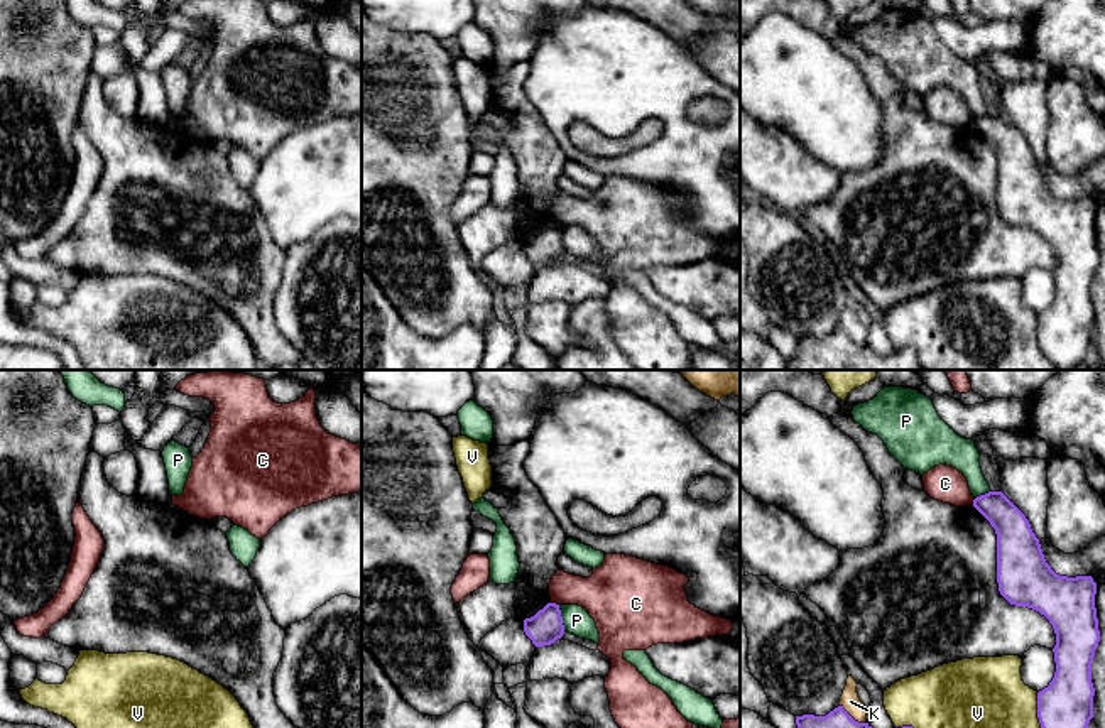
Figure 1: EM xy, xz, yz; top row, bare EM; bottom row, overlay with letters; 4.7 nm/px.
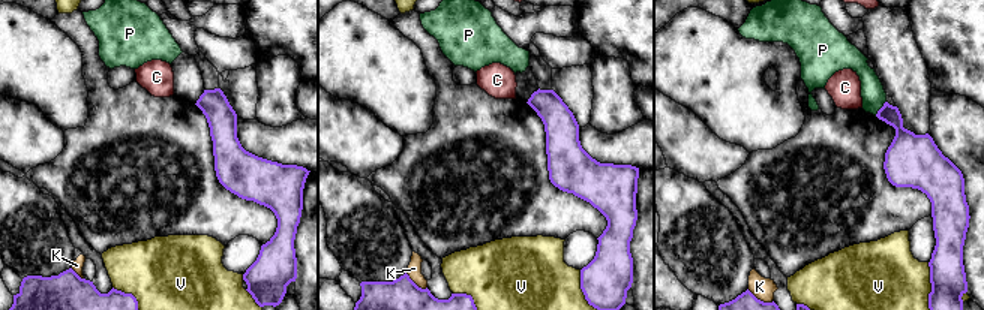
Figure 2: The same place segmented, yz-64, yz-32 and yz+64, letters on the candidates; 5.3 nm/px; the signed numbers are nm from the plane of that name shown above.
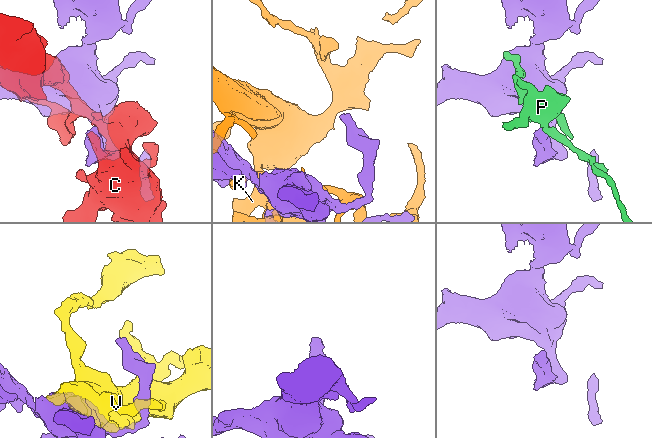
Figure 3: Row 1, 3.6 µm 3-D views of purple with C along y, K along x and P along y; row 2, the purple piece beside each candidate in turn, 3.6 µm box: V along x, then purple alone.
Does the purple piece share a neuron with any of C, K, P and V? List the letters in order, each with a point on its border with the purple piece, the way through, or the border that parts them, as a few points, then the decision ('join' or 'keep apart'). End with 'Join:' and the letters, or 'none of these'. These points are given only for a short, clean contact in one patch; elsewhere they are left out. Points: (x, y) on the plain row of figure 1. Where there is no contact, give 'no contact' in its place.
C: meets purple in xz at (555, 225); border along xz (551, 223), (558, 227); keep apart
K: meets purple in yz at (852, 340); keep apart
P: meets purple in xz at (561, 240); border along xz (558, 227), (565, 252); keep apart
V: meets purple in yz at (1039, 342); keep apart
Join: none of these

